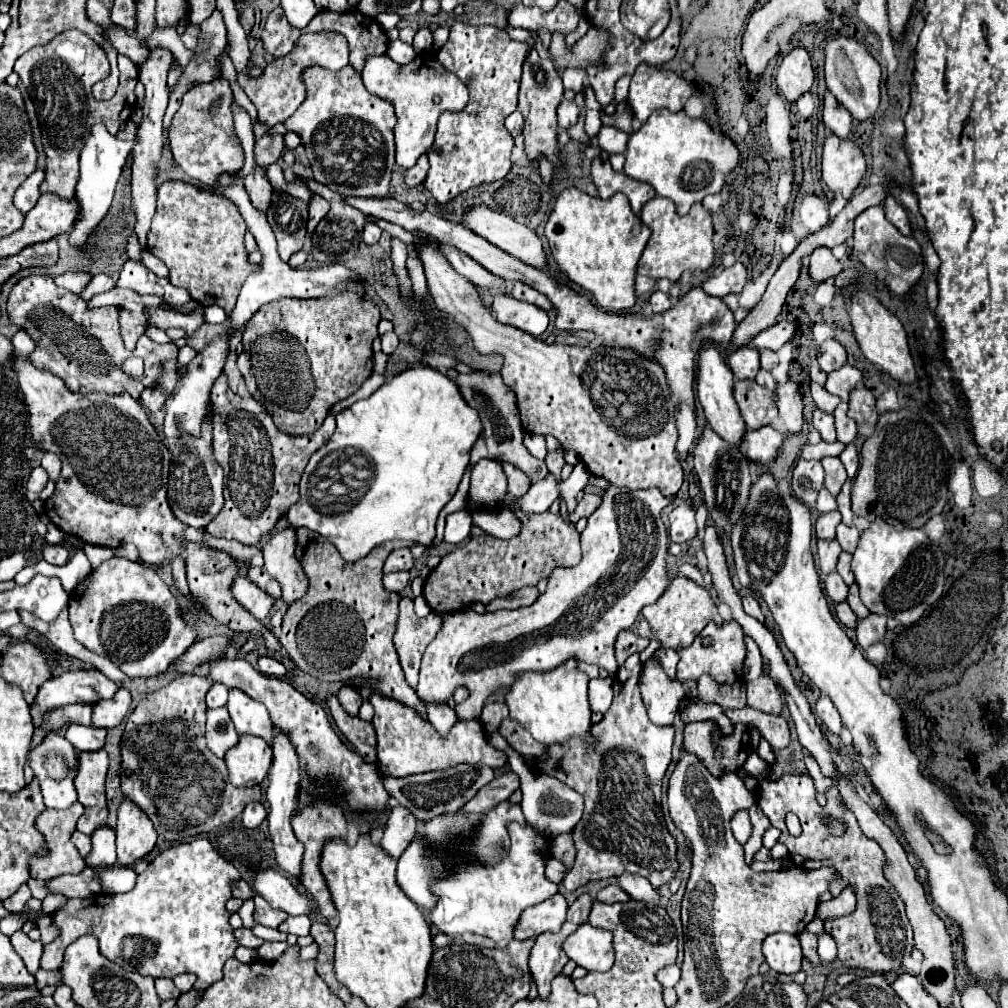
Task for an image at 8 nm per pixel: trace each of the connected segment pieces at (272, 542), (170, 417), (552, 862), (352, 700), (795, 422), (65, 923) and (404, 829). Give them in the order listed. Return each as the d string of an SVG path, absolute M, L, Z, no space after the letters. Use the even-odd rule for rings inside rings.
M287 527L281 533L273 533L263 547L263 557L267 573L277 579L283 589L283 601L289 605L301 599L309 589L309 581L295 559L295 529Z
M217 337L203 351L199 351L199 355L189 363L189 371L183 377L179 377L173 395L165 401L163 429L167 439L177 439L177 435L201 435L201 423L205 423L205 415L209 415L211 407L209 399L211 387L225 365L225 357L227 357L227 341Z
M550 857L545 868L545 874L550 881L560 884L565 877L565 866L561 861Z
M343 685L343 687L339 689L337 699L339 699L341 707L343 707L349 715L353 715L353 717L359 713L359 707L361 707L361 703L363 703L363 697L357 693L357 689L353 689L353 687L349 687L349 685Z
M787 381L785 385L779 385L775 393L777 393L779 415L785 425L787 437L801 433L805 419L803 419L803 397L799 393L799 387L793 381Z
M195 839L191 843L181 843L177 847L171 847L151 861L147 871L137 877L139 883L131 891L121 895L99 893L87 899L69 899L65 907L55 911L53 921L61 929L61 935L53 943L45 945L41 967L61 969L65 947L75 939L79 939L81 935L95 935L99 939L101 955L105 955L109 961L123 965L125 969L137 971L141 975L151 975L155 979L157 977L173 979L179 973L194 973L197 975L197 980L193 988L203 991L211 983L223 977L223 965L229 957L235 955L235 949L239 945L233 935L233 927L229 923L229 911L225 909L225 903L231 899L229 881L239 877L241 875L233 867L233 863L225 861L207 839ZM127 943L139 945L139 953L127 957Z
M397 805L391 815L389 815L389 821L385 825L385 833L383 833L383 839L381 839L381 849L399 859L401 853L405 851L405 847L409 847L409 843L415 839L415 829L417 829L417 821L413 823L413 815Z

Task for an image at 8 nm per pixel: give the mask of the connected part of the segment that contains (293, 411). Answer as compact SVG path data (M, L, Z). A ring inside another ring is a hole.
M351 287L335 299L279 299L267 303L245 325L243 353L237 359L237 367L243 373L251 397L265 405L281 431L287 435L311 435L321 427L331 407L353 395L373 373L371 343L379 335L379 319L379 307L371 299L363 299L361 287Z

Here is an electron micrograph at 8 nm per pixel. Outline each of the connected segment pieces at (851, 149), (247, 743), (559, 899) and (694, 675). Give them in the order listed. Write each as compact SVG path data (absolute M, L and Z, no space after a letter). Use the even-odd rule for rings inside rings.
M829 135L823 145L821 171L827 187L849 199L865 175L865 155L853 141Z
M241 735L237 747L231 747L225 753L225 763L229 781L235 787L253 787L265 779L273 763L273 749L265 743L265 739Z
M557 893L551 899L547 899L545 903L533 905L523 911L521 921L515 929L515 939L523 941L529 937L547 933L547 931L551 931L551 933L559 931L565 923L565 915L567 915L567 901L561 893ZM531 929L535 933L531 933Z
M737 621L723 623L717 627L715 623L709 623L689 647L683 647L679 651L679 665L677 665L677 679L683 683L687 679L699 679L701 675L711 675L717 679L717 683L737 683L739 675L735 669L735 663L743 663L747 655L747 647L743 641L743 631Z

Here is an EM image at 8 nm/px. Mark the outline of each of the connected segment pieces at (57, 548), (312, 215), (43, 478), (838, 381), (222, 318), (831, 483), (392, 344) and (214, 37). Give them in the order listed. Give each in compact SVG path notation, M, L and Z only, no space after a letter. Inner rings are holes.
M43 545L41 557L53 565L65 565L69 559L69 551L65 545Z
M313 193L313 203L309 203L309 229L311 229L311 231L313 231L313 229L317 227L317 223L327 215L327 211L329 211L329 203L327 203L321 195Z
M35 467L35 469L31 471L31 477L29 477L29 481L27 481L27 489L29 489L31 493L41 493L41 491L45 489L47 481L49 481L49 477L47 477L47 471L45 471L43 467Z
M843 365L841 369L829 373L825 389L833 395L839 395L847 403L853 387L857 387L861 381L863 381L863 373L859 369L851 367L851 365Z
M211 305L211 307L205 307L205 321L213 323L213 325L217 325L217 323L221 325L227 321L227 315L219 305Z
M825 457L825 459L821 459L821 463L825 469L825 489L835 497L841 491L843 483L847 481L845 467L839 457Z
M391 331L391 333L381 335L381 343L383 343L383 353L385 355L391 355L397 349L397 345L399 345L399 337Z
M215 9L213 15L201 23L201 35L199 35L199 45L195 47L195 55L193 55L191 63L185 67L183 77L177 83L175 91L169 95L169 107L163 118L166 135L169 133L169 126L177 111L177 101L181 101L183 93L189 91L191 85L207 83L207 81L213 81L219 77L217 57L223 53L225 45L227 45L225 21L223 21L221 11Z

